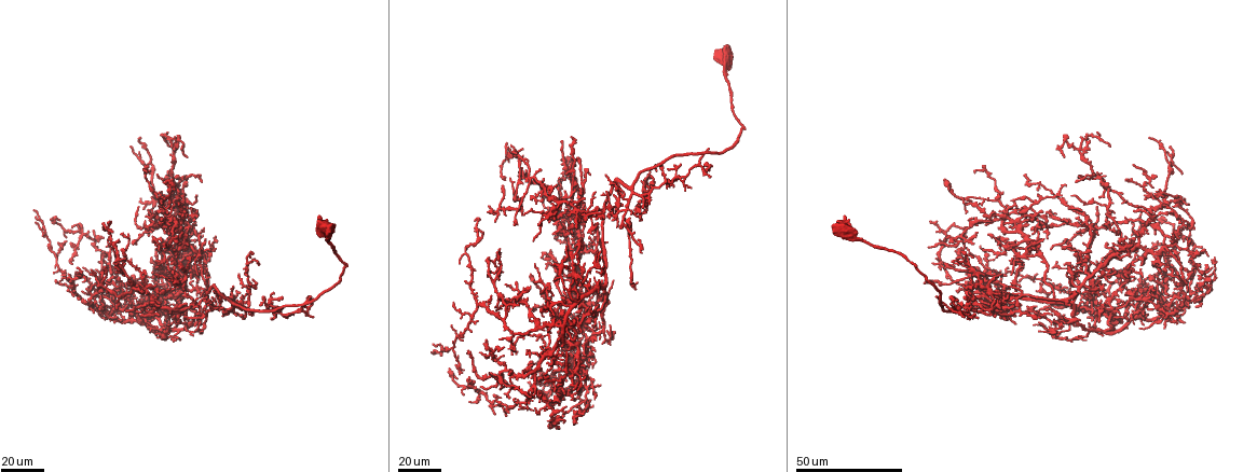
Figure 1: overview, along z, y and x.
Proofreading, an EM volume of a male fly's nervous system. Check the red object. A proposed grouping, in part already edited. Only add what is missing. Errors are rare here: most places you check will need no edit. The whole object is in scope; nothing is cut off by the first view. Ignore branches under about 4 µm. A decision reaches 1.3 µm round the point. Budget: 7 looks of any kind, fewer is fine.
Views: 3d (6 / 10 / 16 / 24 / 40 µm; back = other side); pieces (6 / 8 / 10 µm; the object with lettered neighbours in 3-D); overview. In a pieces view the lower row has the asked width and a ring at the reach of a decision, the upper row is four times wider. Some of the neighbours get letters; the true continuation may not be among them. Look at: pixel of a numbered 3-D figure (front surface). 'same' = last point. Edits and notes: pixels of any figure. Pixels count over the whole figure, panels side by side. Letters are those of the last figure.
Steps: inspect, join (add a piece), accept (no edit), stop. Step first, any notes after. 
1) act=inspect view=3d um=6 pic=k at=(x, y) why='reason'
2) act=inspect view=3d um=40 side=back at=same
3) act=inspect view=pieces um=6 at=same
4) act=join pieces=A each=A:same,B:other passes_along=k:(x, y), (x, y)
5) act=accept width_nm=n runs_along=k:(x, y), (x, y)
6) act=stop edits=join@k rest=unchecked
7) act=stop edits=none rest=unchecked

act=inspect view=3d um=24 pic=1 at=(50, 218) why='free end'

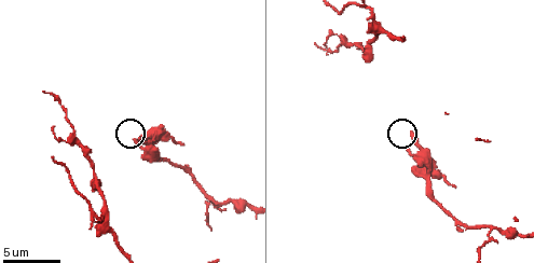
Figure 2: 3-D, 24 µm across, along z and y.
act=inspect view=pieces um=10 pic=2 at=(411, 133)

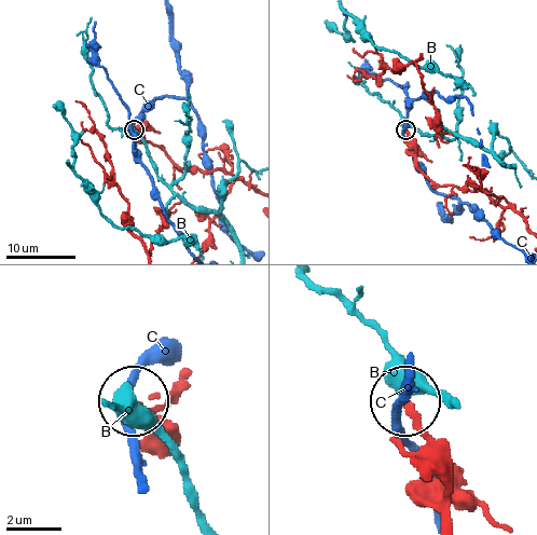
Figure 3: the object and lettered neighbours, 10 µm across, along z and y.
act=accept each=B:other,C:other runs_along=3:(450, 517), (448, 462), (411, 401) found='no lettered piece goes on from it'

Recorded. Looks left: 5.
act=inspect view=3d um=40 pic=1 at=(82, 267)

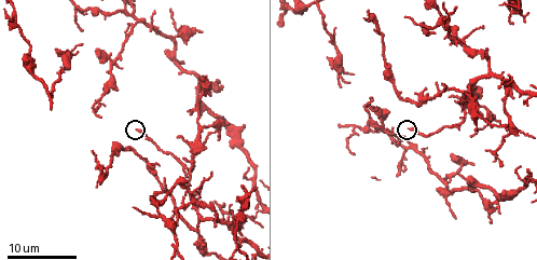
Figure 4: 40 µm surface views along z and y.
act=inspect view=pieces um=6 pic=4 at=(408, 129) why='see the neighbours'

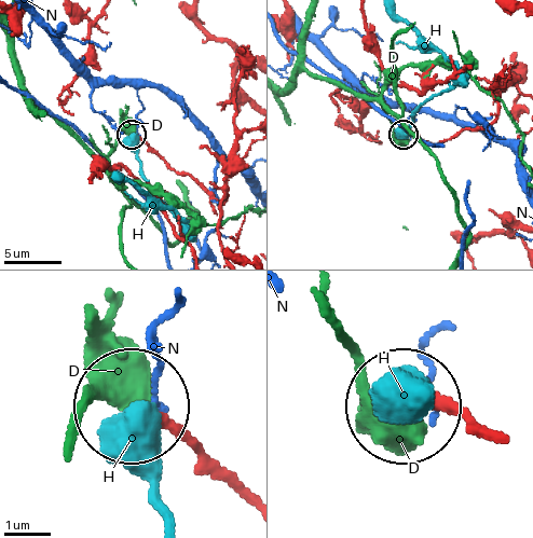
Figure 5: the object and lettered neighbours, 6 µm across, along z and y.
act=accept width_nm=220 each=D:other,H:other,N:other found='no lettered piece goes on from it'

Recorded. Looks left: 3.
act=inspect view=3d um=40 pic=1 at=(1156, 275) why='an open end'

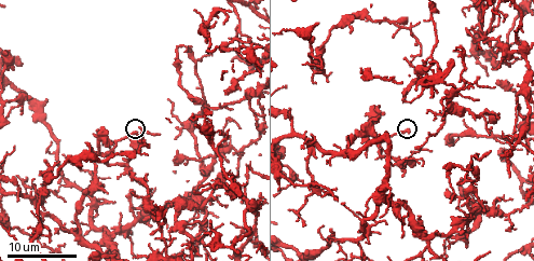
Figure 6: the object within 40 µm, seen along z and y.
act=inspect view=pieces um=8 pic=6 at=(137, 131)

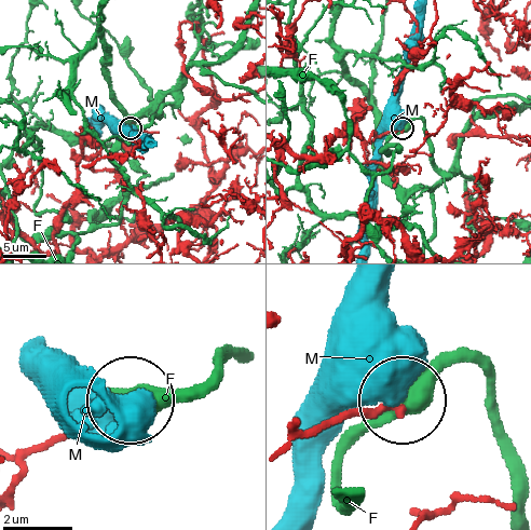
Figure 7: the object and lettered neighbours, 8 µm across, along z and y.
act=accept each=F:other,M:other found='no lettered piece goes on from it'

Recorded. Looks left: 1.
act=stop edits=none rest=unchecked

